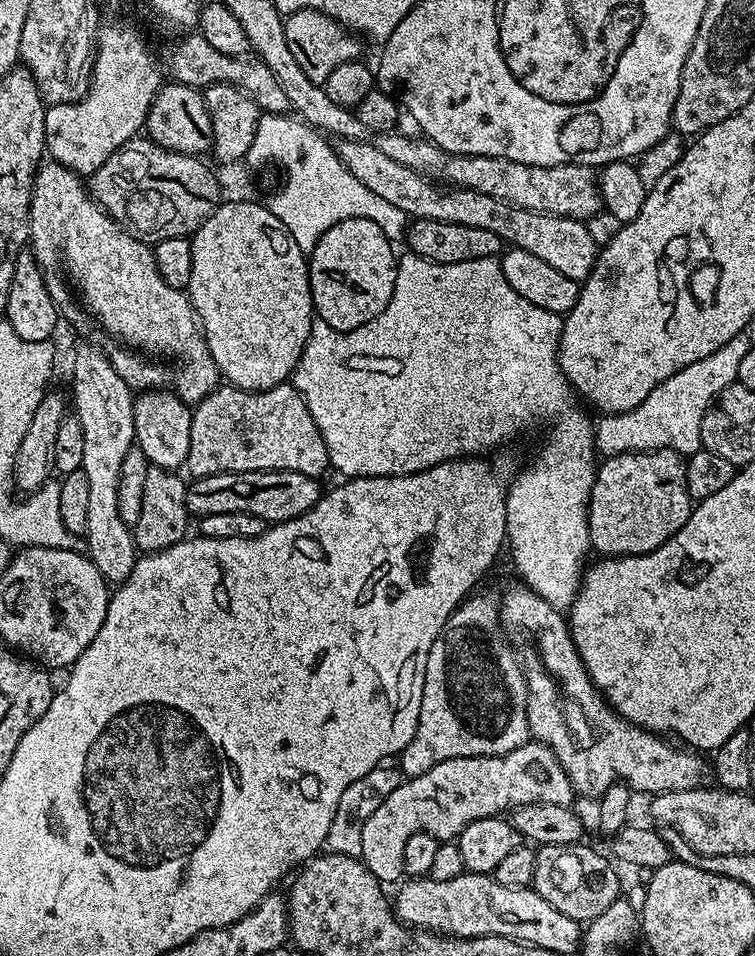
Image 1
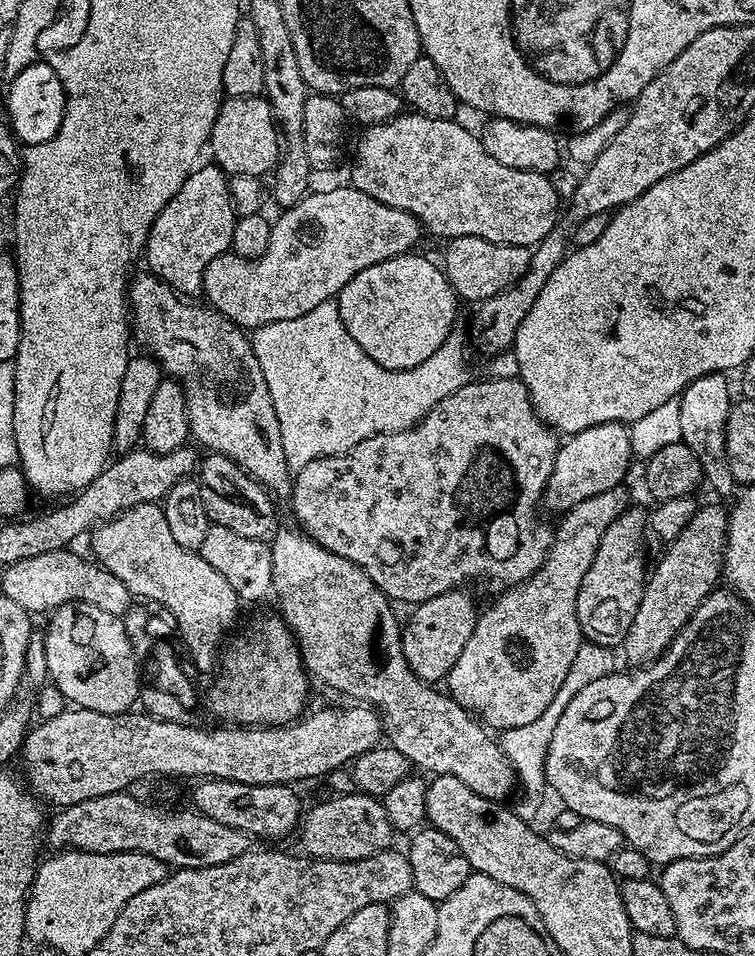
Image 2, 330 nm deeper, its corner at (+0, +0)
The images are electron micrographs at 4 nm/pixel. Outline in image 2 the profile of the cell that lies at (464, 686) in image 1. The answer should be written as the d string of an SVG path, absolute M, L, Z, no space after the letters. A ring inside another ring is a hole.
M621 486L602 490L602 494L594 494L594 498L586 498L586 502L578 502L569 512L563 513L560 529L555 529L552 548L544 560L543 566L523 584L509 587L502 596L493 602L492 608L479 613L474 626L474 634L470 634L470 642L462 646L462 654L458 654L458 662L450 669L446 677L447 691L453 700L468 709L473 716L479 718L489 729L505 730L508 728L529 725L554 699L554 694L562 690L562 682L566 682L566 674L570 674L570 666L574 663L574 654L578 654L582 637L580 623L576 613L578 590L582 586L582 578L586 578L586 570L590 570L590 562L594 562L594 554L598 554L598 546L602 542L602 534L614 522L614 518L622 515L629 507L627 487Z

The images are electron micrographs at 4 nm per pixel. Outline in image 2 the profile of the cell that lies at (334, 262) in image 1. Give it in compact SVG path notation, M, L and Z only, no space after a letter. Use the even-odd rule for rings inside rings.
M405 254L386 258L386 262L378 262L374 266L366 266L341 290L338 297L340 305L340 317L345 330L362 346L362 350L378 366L382 366L391 372L398 370L410 370L414 366L422 366L430 354L438 350L446 342L446 338L457 327L456 304L458 297L456 291L450 286L443 267L424 256L417 254Z

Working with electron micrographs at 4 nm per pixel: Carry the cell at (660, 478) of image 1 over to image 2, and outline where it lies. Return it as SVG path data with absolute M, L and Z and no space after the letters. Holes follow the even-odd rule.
M629 506L602 534L602 542L598 546L598 554L594 554L594 562L590 562L590 570L586 570L586 578L582 578L582 586L578 590L576 613L580 623L580 635L589 644L597 644L603 648L619 649L624 643L630 622L638 611L646 581L644 570L644 535L650 532L650 516L647 511Z

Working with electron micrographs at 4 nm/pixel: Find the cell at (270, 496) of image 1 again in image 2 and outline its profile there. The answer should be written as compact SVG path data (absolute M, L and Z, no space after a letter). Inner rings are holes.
M519 378L491 379L473 379L463 384L461 388L454 390L454 394L442 398L442 402L435 404L427 416L423 416L413 427L401 432L374 434L358 442L358 446L340 456L327 456L318 458L314 462L306 462L306 466L302 466L295 473L290 497L292 516L297 520L295 523L299 531L308 539L318 542L318 546L354 562L384 591L389 601L405 600L408 606L415 606L430 598L438 598L438 594L446 594L461 586L468 586L471 580L476 580L479 576L492 584L504 584L502 586L515 586L530 579L543 566L552 548L553 529L551 527L548 529L536 517L536 507L538 509L541 507L544 487L550 478L550 470L554 470L558 436L553 429L540 421L538 414L532 408L531 393L526 390L526 386Z

